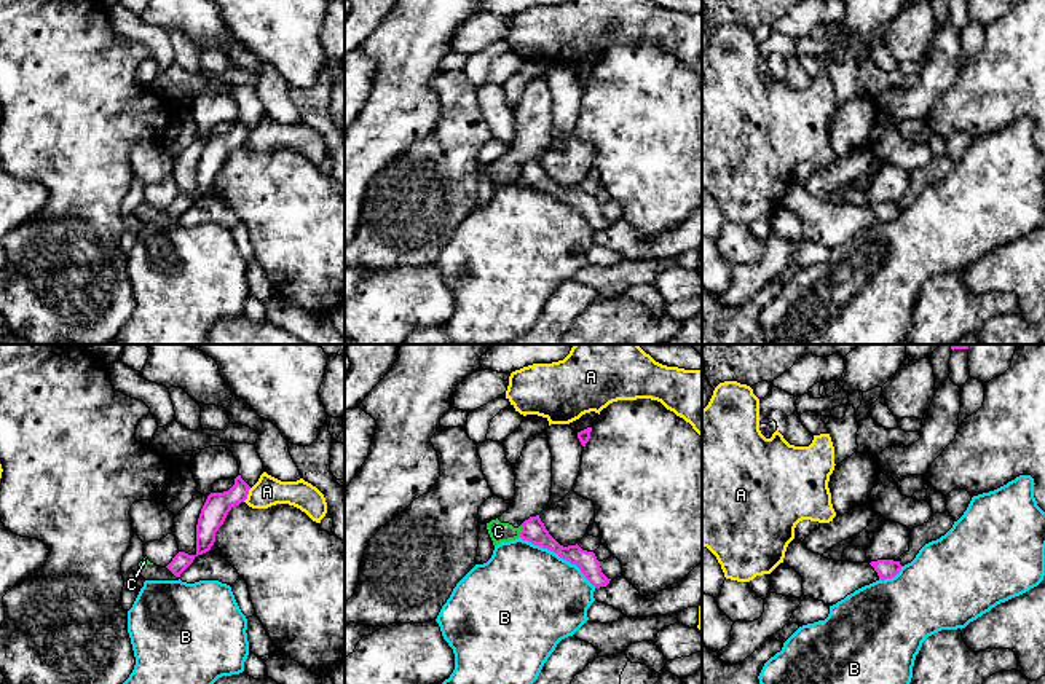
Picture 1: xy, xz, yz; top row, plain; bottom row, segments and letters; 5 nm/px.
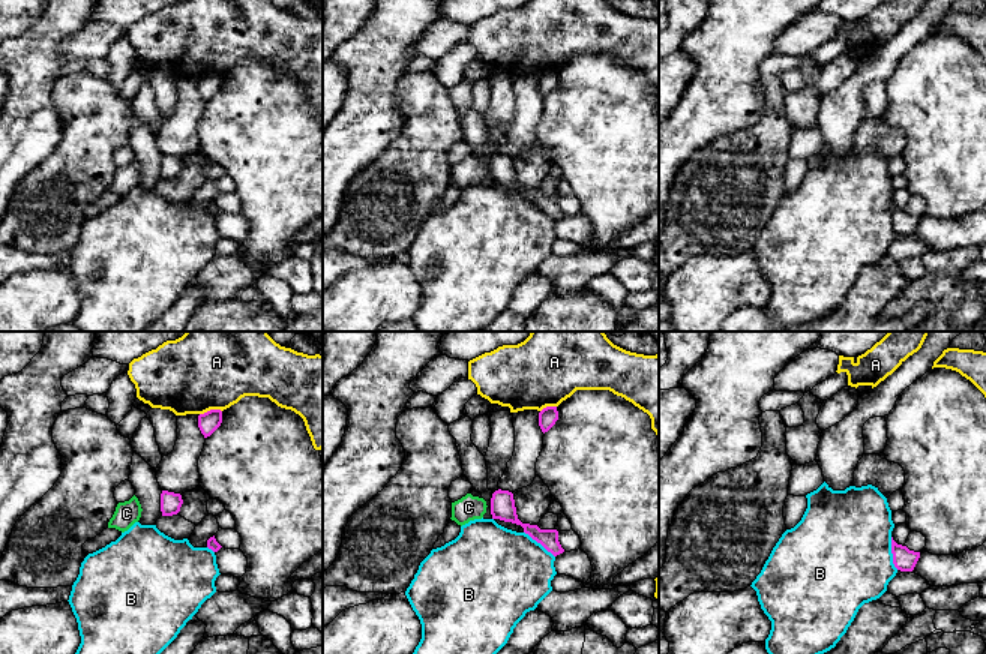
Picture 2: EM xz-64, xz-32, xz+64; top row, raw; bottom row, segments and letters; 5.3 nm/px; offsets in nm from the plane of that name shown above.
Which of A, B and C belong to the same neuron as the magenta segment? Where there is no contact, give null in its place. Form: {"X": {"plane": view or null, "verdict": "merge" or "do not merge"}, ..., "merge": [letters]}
{"A": {"plane": "xy", "verdict": "do not merge"}, "B": {"plane": "xz", "verdict": "do not merge"}, "C": {"plane": "xz", "verdict": "do not merge"}, "merge": []}

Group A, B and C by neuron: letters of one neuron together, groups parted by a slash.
A / B / C

